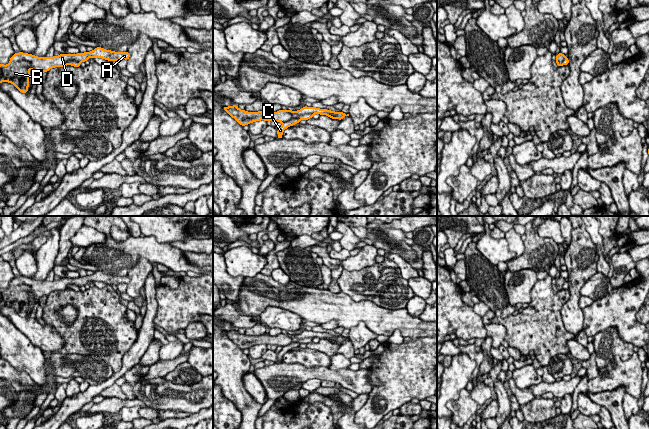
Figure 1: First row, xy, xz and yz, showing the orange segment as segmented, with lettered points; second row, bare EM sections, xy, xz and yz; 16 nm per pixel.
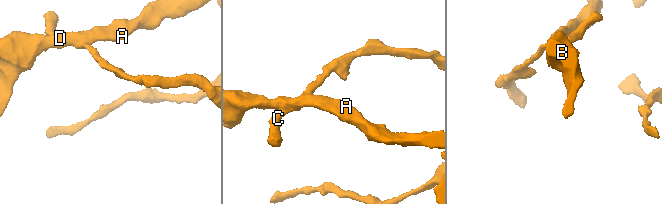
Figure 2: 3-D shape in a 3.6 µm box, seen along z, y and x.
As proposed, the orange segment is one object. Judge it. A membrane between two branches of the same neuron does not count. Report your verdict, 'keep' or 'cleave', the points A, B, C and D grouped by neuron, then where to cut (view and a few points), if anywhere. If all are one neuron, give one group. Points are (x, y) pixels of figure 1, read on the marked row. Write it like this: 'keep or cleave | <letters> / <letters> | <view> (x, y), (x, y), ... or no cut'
cleave | A B D / C | xz (300, 119), (293, 118), (283, 123)

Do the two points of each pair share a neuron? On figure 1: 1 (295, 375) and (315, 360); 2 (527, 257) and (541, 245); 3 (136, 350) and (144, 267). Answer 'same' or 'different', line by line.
1: different
2: same
3: different

